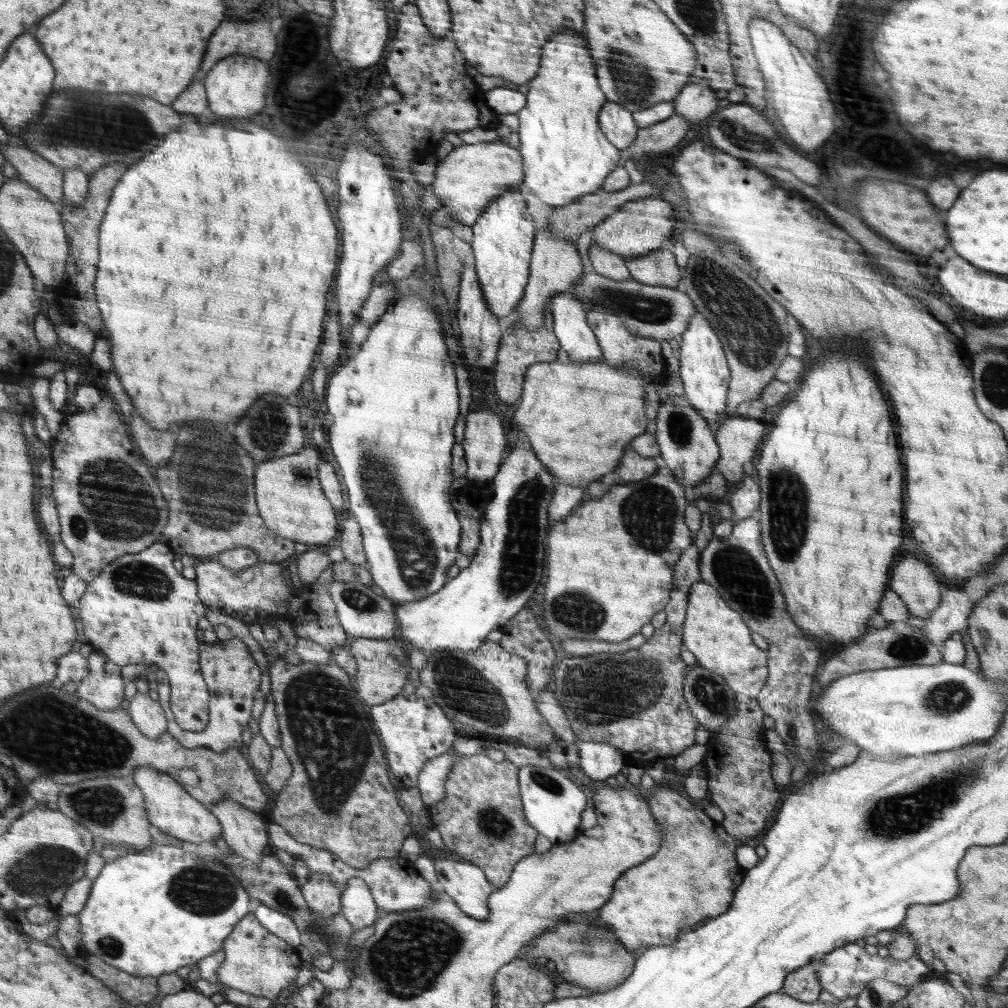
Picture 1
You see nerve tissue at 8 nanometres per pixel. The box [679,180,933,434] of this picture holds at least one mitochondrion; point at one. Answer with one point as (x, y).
(752, 328)

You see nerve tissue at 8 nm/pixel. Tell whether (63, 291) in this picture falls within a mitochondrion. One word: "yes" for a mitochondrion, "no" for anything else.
no

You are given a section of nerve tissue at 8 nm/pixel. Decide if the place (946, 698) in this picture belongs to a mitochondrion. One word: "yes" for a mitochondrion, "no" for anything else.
yes

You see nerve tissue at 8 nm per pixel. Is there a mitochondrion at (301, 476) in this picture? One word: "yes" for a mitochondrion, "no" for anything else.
yes

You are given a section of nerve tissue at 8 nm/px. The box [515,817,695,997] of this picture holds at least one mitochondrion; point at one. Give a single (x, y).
(586, 938)

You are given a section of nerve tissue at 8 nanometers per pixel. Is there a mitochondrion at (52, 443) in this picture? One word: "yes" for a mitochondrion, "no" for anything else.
no

